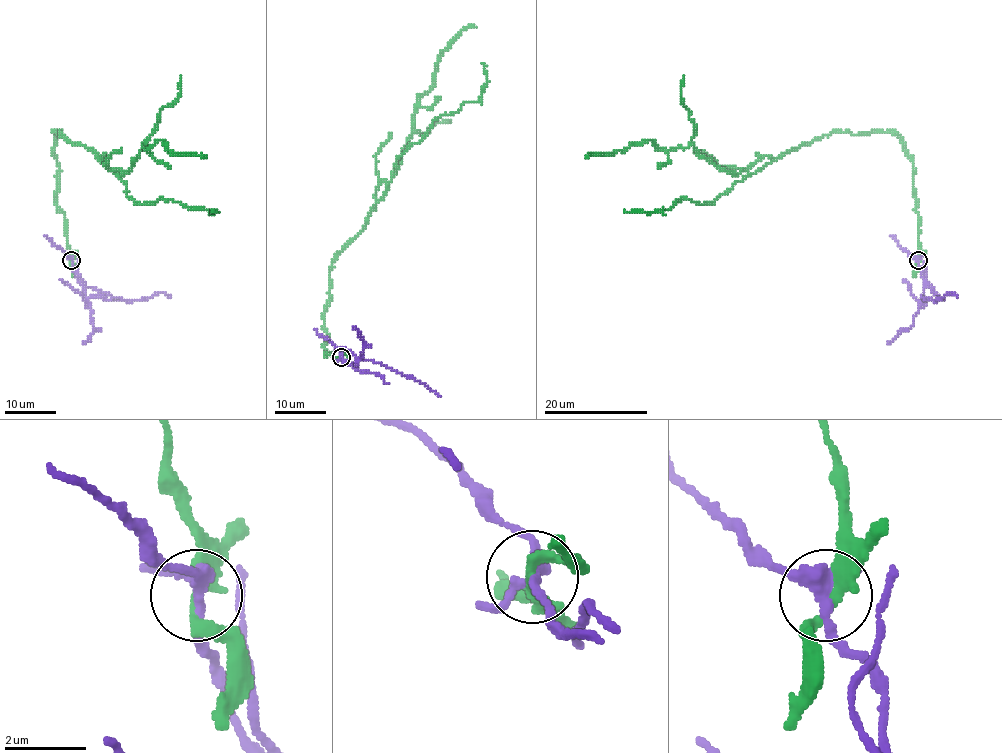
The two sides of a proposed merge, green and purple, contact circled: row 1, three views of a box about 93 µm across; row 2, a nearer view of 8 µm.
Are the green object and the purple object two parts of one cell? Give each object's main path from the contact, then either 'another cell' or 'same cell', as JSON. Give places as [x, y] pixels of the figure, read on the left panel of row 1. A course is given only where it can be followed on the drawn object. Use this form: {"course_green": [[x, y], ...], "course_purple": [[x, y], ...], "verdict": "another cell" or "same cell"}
{"course_green": [[72, 260], [56, 202], [53, 131], [106, 156], [122, 174], [142, 146], [159, 141], [206, 157]], "course_purple": [[72, 260], [87, 300], [91, 297], [144, 300], [158, 293], [170, 297]], "verdict": "another cell"}

